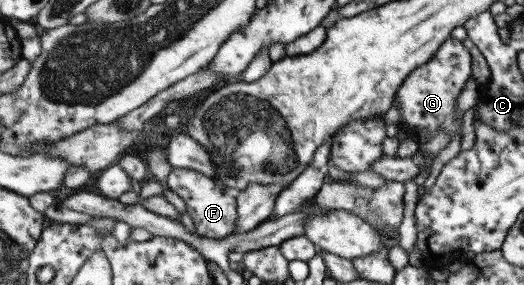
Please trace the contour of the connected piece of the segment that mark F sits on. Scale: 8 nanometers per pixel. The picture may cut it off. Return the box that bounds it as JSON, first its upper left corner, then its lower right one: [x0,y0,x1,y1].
[167,168,236,239]

